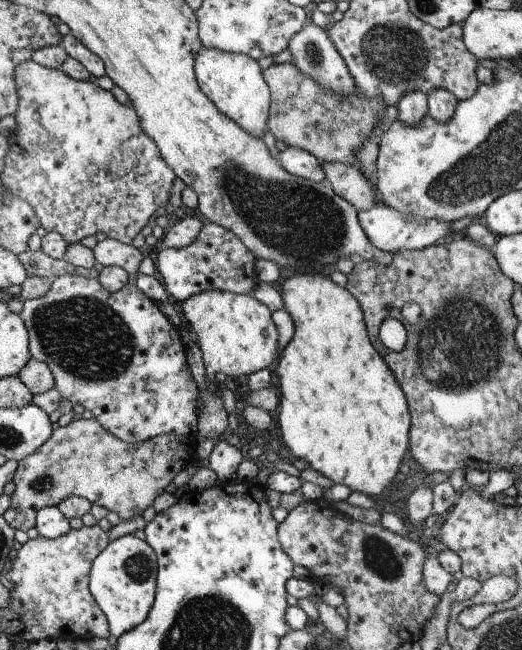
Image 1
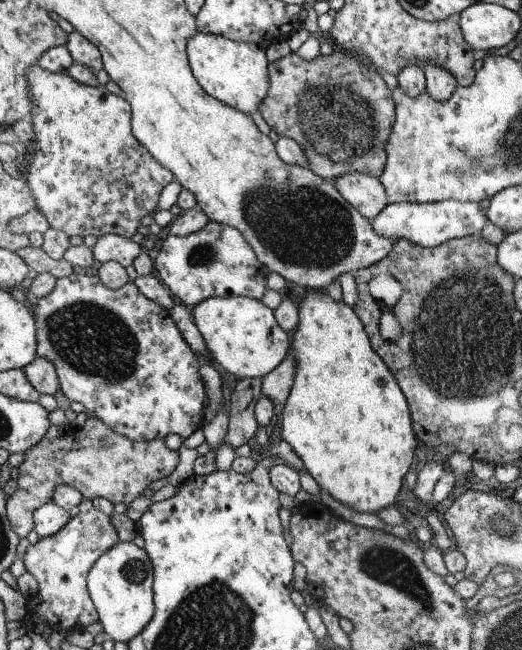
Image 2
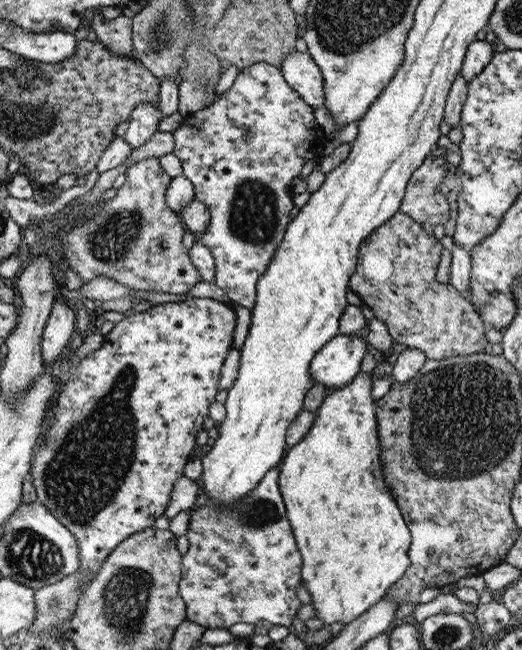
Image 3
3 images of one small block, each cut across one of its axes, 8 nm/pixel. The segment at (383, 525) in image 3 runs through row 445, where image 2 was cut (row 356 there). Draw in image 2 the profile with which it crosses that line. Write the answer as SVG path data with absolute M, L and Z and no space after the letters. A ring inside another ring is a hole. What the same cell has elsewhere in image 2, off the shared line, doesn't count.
M308 291L297 308L298 324L291 342L296 372L281 412L279 439L289 444L320 490L325 490L349 510L377 515L395 502L419 445L405 398L389 370L371 349L352 308L342 300L333 301L325 291Z

